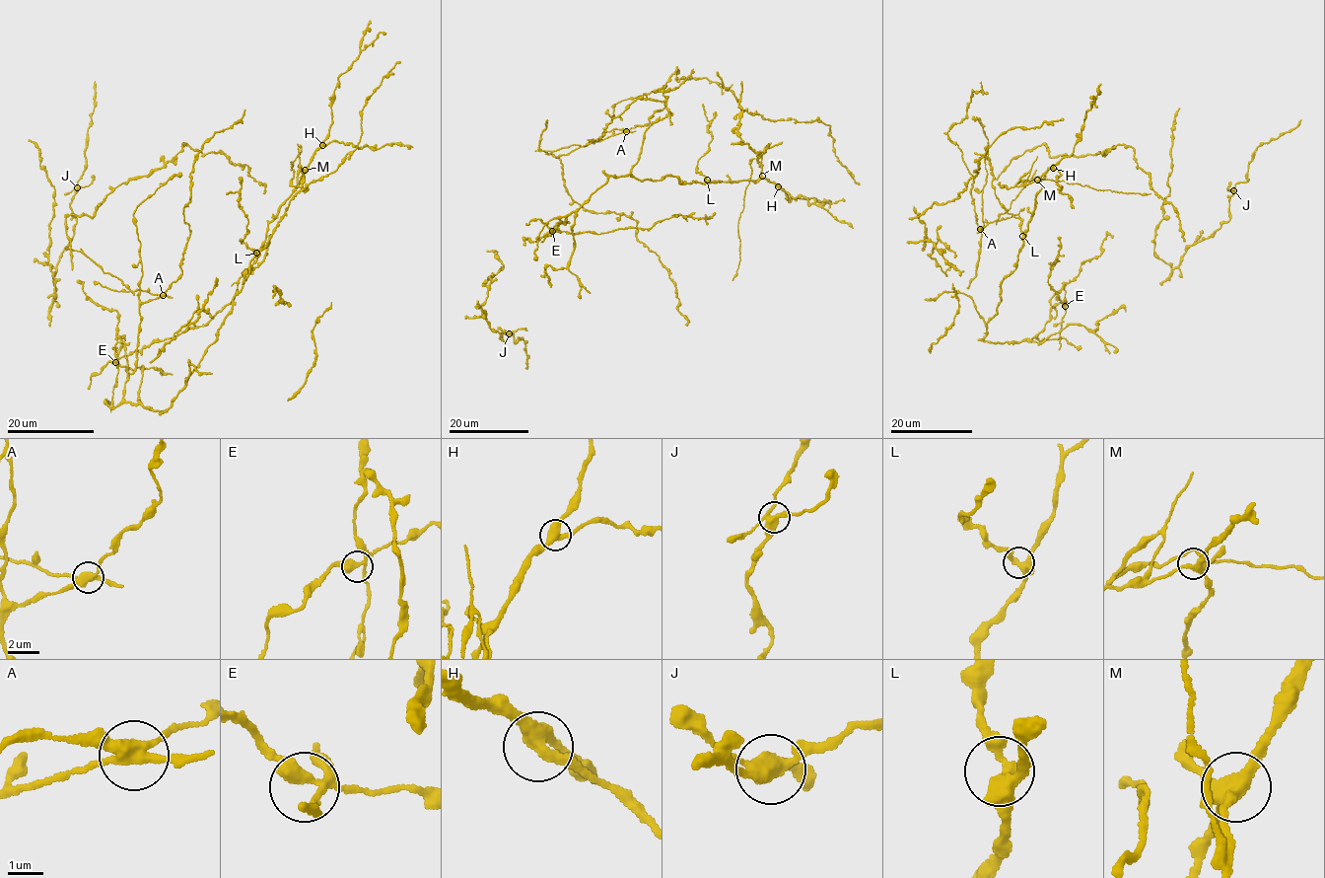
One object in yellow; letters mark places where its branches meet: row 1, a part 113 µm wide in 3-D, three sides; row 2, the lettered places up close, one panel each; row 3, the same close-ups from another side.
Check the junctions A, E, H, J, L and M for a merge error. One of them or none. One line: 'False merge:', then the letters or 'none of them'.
False merge: A

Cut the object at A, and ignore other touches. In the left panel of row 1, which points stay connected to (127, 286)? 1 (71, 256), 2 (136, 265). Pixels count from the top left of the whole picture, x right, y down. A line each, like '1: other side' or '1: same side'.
1: other side
2: other side

